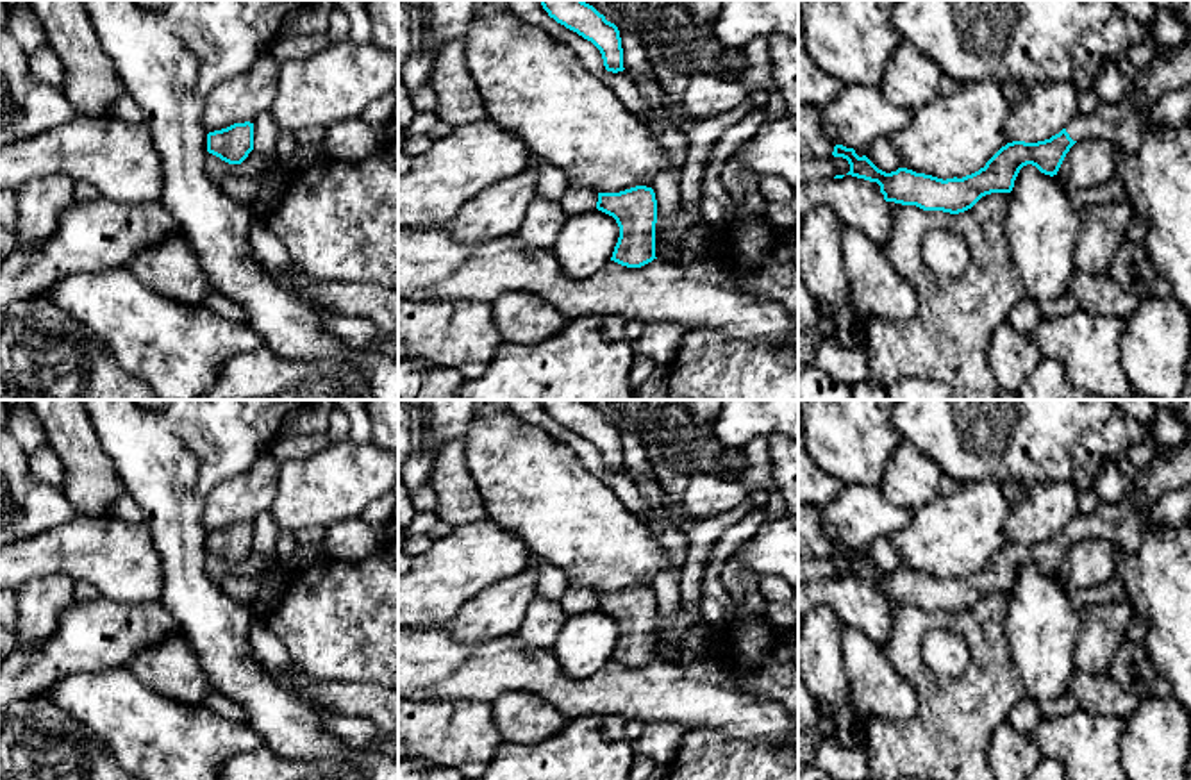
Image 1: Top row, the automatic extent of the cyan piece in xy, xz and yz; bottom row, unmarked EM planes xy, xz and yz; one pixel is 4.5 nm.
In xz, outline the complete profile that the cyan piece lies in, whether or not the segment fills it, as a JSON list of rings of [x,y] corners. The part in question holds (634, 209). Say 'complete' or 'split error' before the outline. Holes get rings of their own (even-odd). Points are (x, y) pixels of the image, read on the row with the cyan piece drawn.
complete; [[[636,186],[620,193],[598,193],[596,209],[612,216],[620,227],[611,261],[641,268],[657,259],[657,200],[652,187]]]

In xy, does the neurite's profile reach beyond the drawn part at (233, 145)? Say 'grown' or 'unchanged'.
unchanged

